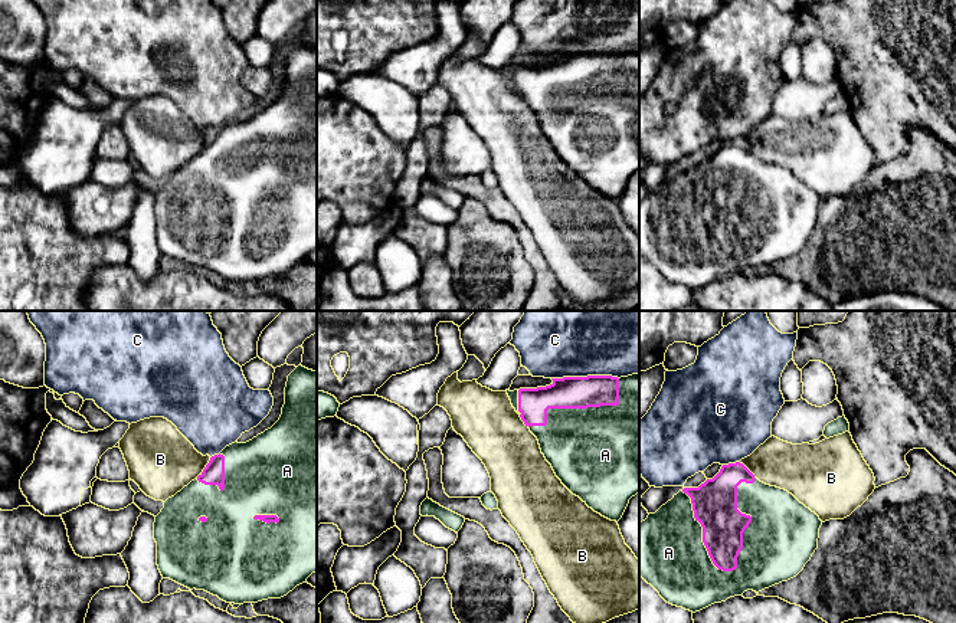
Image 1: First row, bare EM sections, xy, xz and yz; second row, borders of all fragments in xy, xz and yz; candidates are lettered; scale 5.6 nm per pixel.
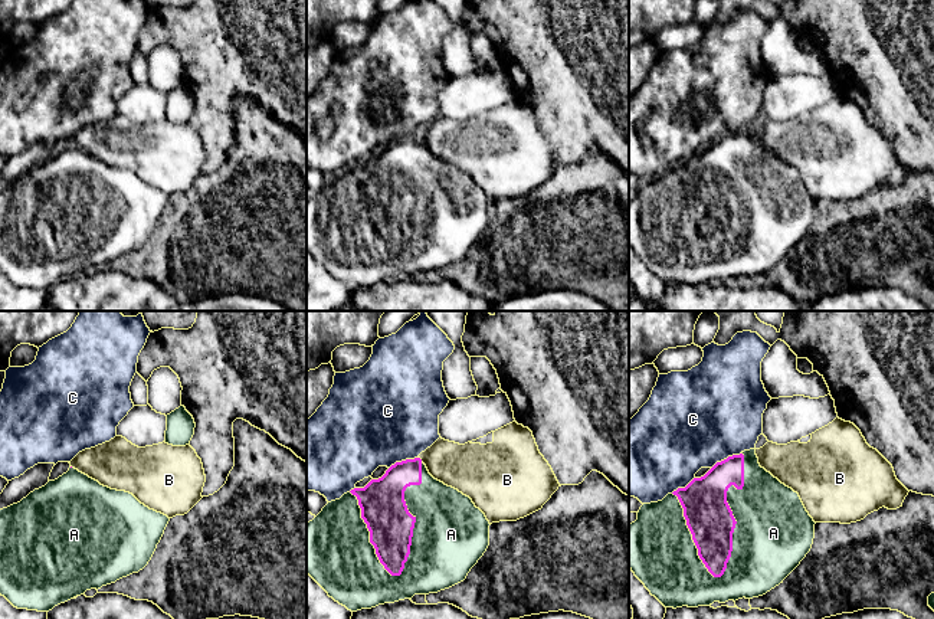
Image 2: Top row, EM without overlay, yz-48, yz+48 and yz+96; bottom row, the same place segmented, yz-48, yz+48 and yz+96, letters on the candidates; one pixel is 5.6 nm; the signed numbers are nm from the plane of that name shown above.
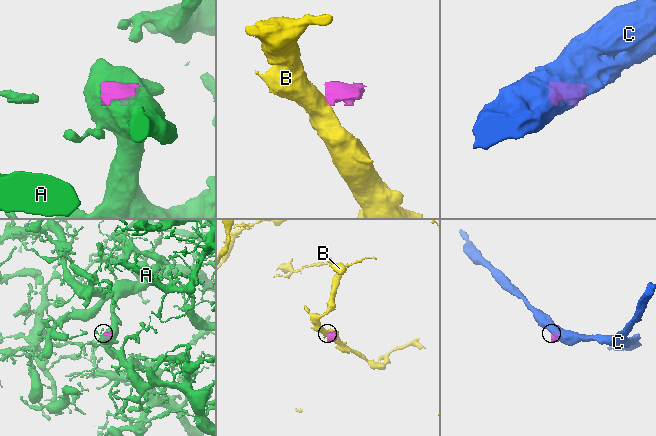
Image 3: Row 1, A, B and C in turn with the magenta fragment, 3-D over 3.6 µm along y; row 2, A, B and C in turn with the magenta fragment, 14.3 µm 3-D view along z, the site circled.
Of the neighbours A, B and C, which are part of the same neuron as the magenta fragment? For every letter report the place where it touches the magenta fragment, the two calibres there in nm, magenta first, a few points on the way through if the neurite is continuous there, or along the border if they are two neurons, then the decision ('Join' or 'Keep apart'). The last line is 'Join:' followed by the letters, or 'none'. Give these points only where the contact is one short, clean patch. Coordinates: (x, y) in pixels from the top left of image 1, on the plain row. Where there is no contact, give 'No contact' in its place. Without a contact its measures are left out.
A: Touches magenta at yz (749, 200). Thickness 260 nm (magenta) against 380 nm. Join
B: Touches magenta at xy (205, 146). Thickness 120 nm (magenta) against 380 nm. Boundary: xy (210, 135), (196, 156). Keep apart
C: Touches magenta at xz (585, 55). Thickness 180 nm (magenta) against 320 nm. Keep apart
Join: A

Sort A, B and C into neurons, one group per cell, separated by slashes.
A / B / C

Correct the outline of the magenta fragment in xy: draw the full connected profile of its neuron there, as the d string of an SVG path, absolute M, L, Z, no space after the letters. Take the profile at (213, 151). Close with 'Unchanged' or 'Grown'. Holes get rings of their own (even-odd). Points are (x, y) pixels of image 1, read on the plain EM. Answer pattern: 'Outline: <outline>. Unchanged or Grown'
Outline: M298 43L285 65L285 82L279 98L246 121L232 121L210 135L203 150L174 174L164 180L155 194L154 217L157 220L157 243L163 256L170 256L190 268L204 268L226 281L258 281L281 276L317 249L317 49Z. Grown

